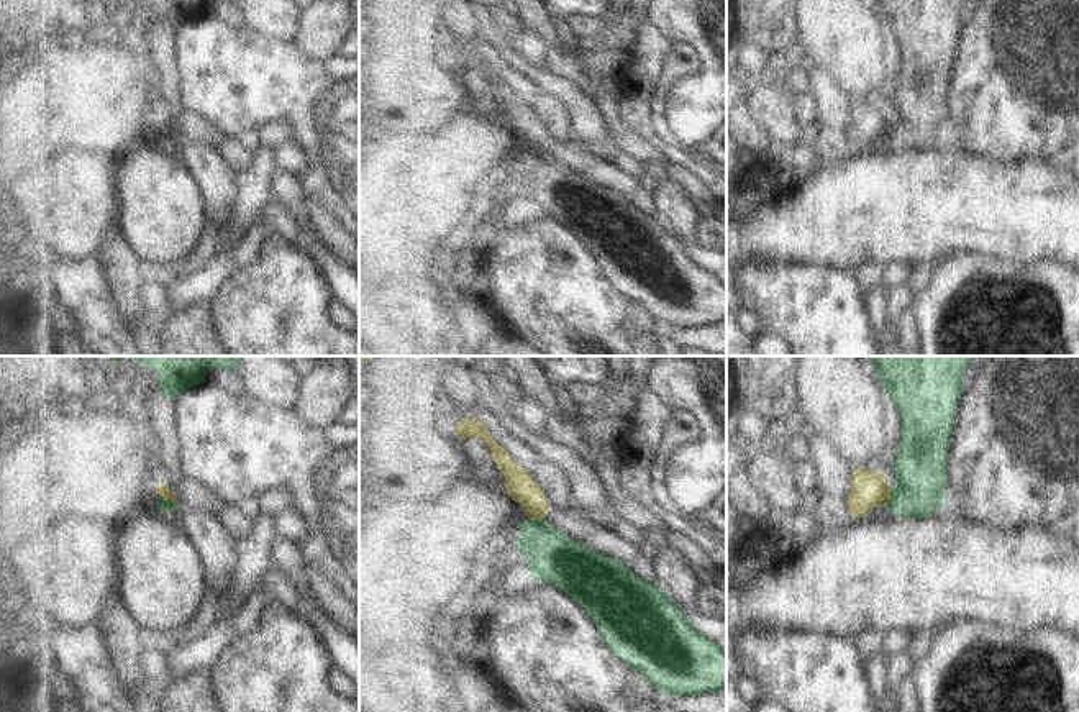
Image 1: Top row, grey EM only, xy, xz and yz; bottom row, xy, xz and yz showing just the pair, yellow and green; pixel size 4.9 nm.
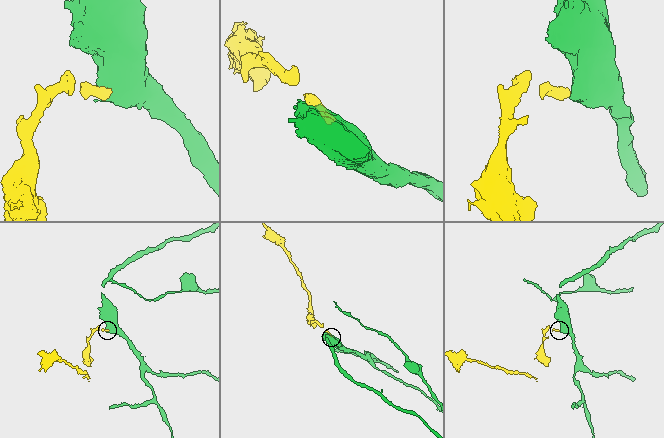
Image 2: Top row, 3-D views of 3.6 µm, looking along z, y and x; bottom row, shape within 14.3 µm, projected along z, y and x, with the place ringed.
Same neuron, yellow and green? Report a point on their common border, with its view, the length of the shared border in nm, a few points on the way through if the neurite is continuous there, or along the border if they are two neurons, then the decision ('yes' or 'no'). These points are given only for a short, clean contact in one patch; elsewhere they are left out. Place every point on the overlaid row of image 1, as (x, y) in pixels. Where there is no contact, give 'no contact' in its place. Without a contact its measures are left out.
contact yz (889, 497); length 100 nm; border yz (892, 488), (892, 494), (884, 506); no

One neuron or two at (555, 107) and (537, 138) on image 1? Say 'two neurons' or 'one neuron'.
two neurons

